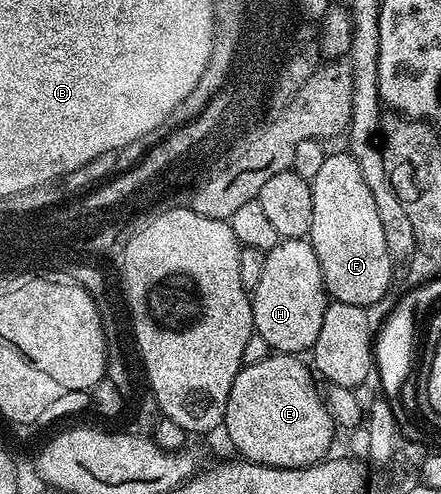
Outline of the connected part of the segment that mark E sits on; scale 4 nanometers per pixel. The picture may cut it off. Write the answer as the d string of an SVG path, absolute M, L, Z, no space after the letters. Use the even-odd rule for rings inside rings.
M271 359L260 364L243 366L233 380L238 386L238 406L250 408L252 414L252 444L278 444L278 458L306 458L302 462L274 462L272 467L308 467L323 461L333 447L332 440L336 425L327 412L323 401L312 396L311 392L294 376L278 368Z

